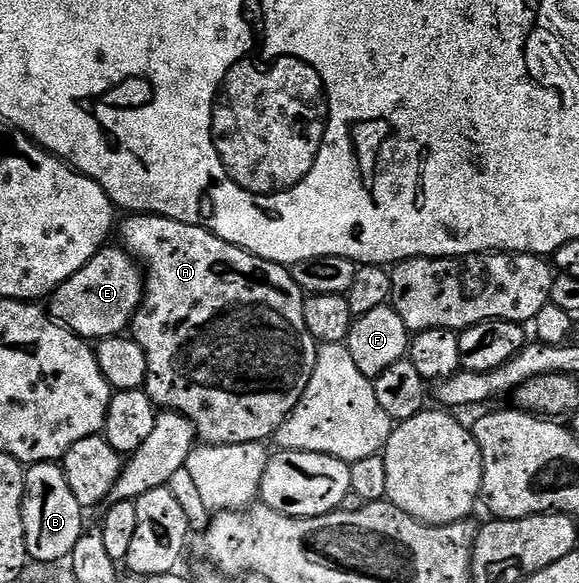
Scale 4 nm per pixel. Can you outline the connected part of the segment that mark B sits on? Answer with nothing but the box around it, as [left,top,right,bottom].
[23,462,86,565]

